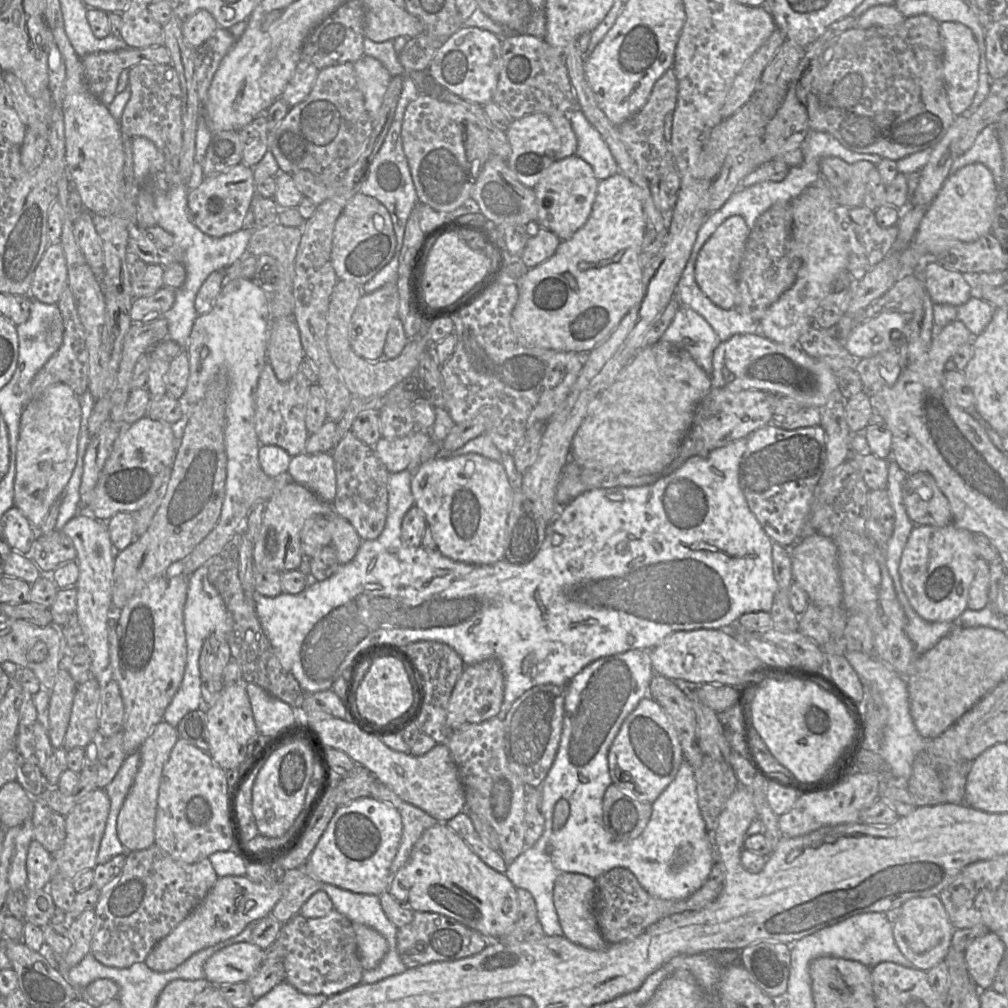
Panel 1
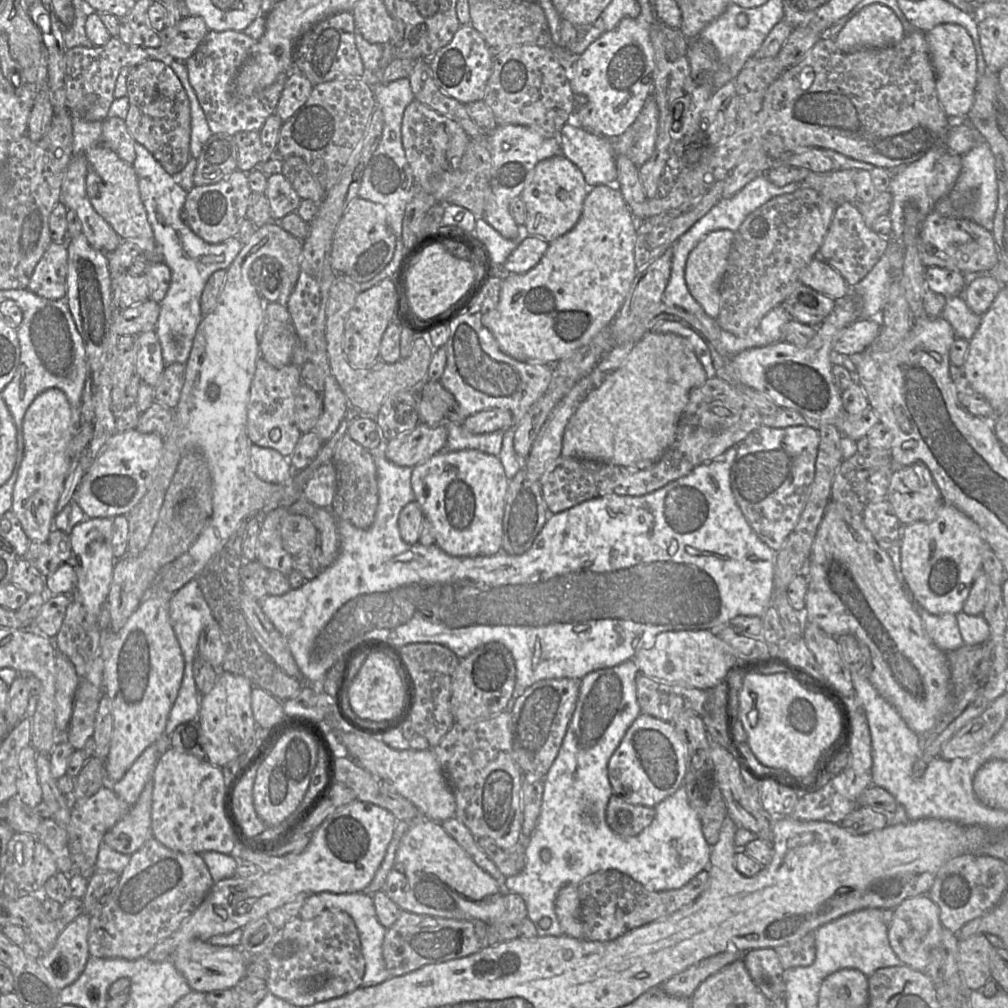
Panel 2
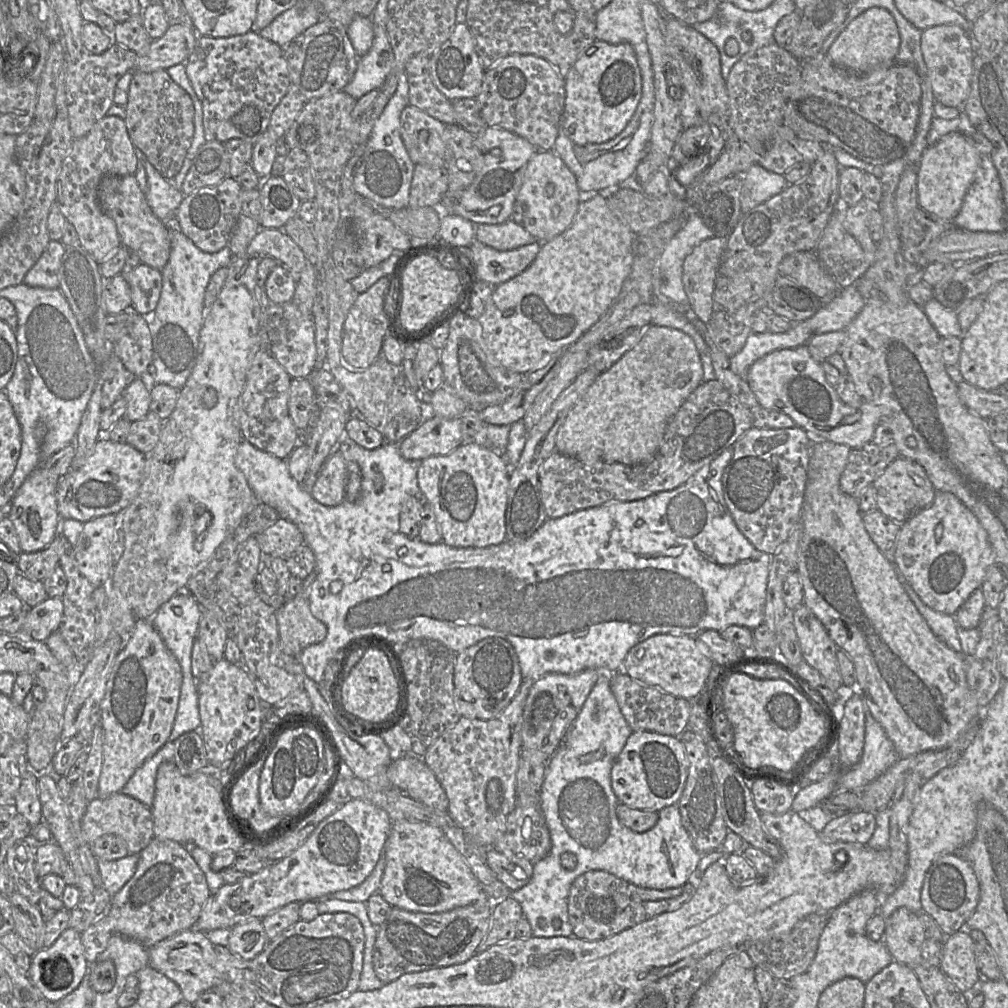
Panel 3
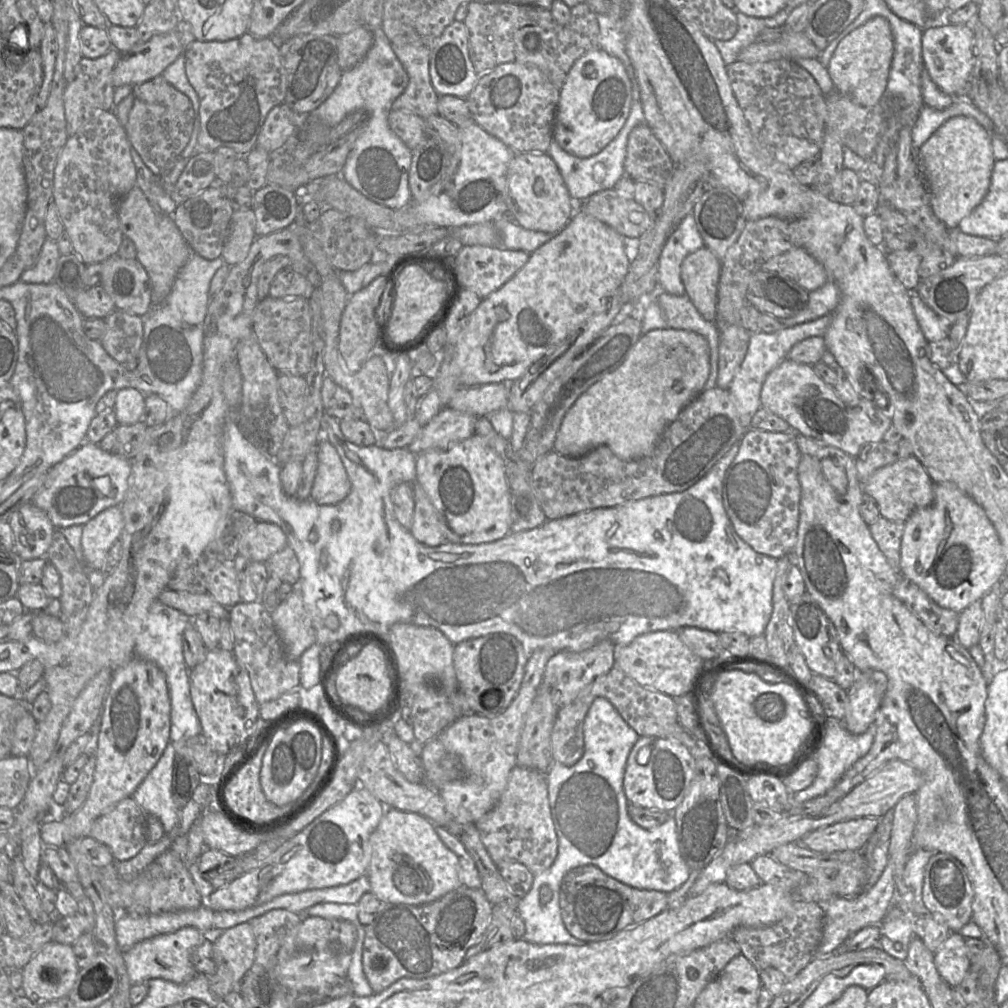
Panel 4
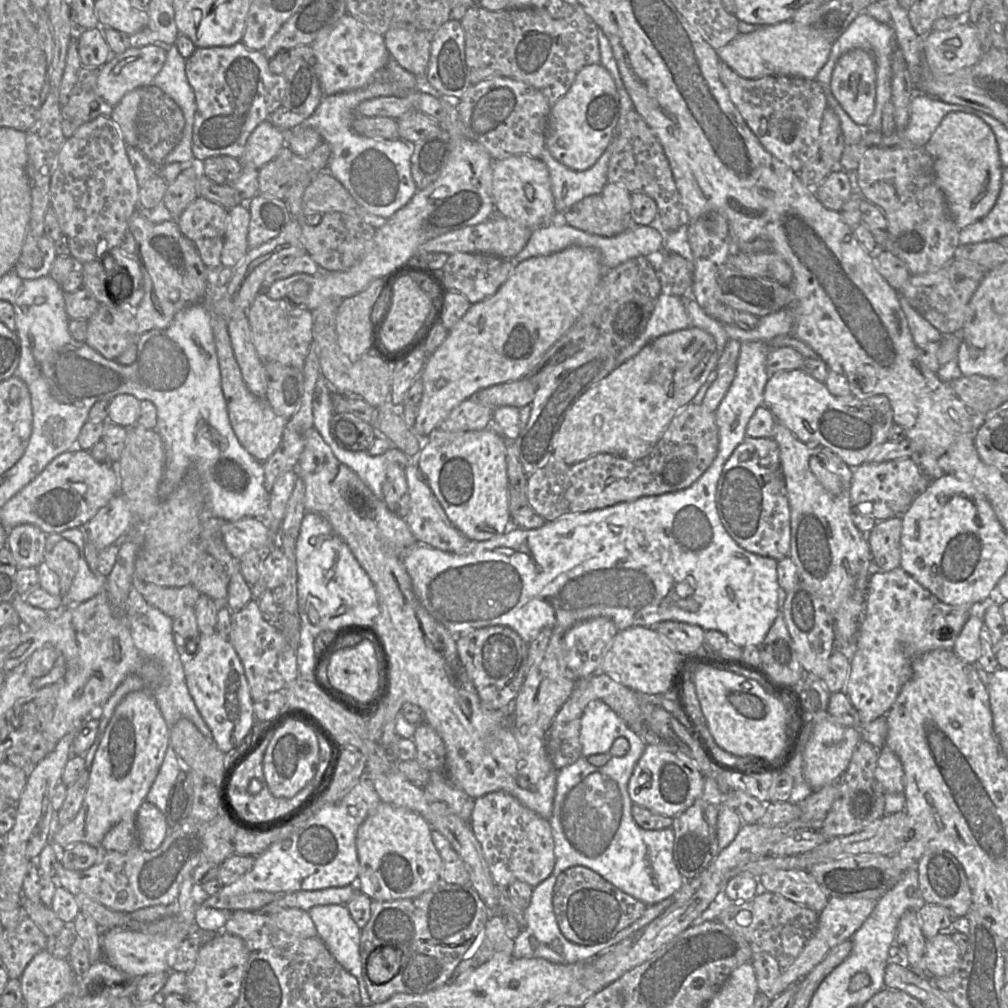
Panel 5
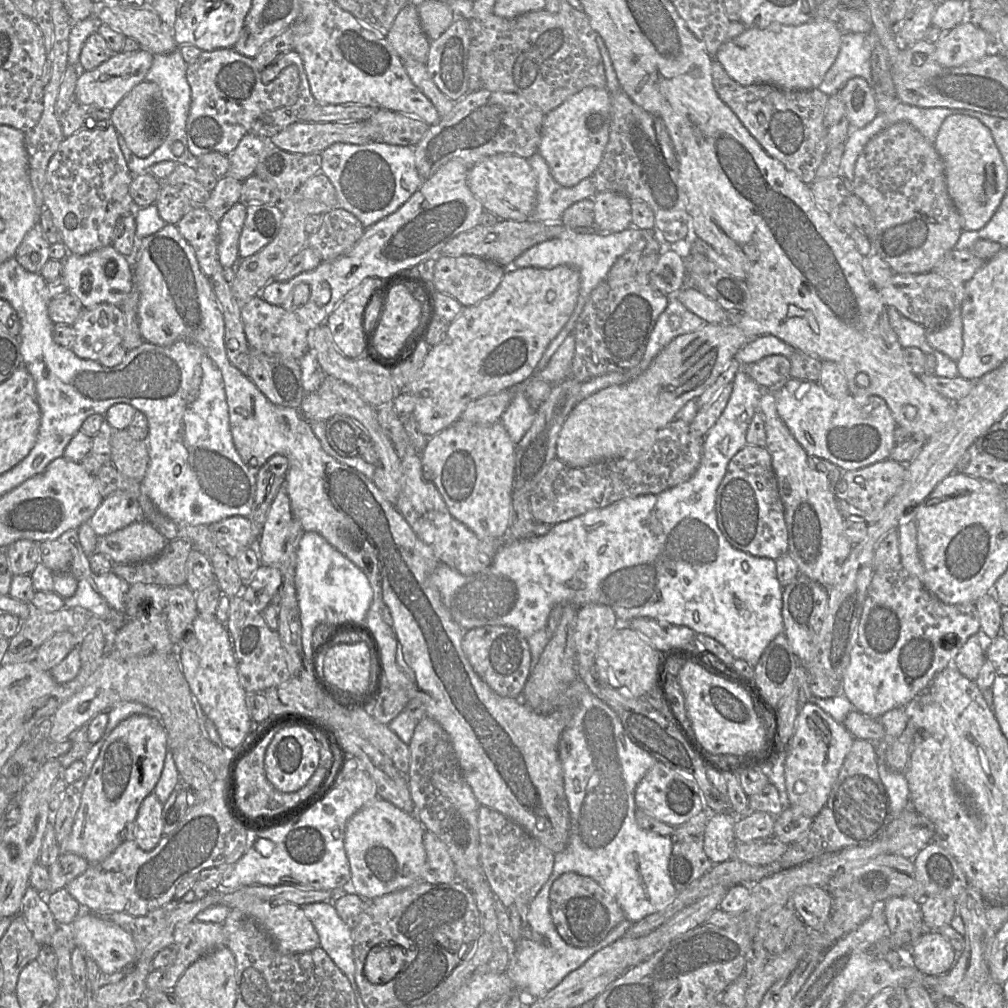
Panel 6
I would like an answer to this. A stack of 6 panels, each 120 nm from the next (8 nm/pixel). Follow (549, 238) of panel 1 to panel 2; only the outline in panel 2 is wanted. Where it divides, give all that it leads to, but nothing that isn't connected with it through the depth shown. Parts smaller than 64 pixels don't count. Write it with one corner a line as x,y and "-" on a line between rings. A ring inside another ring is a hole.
522,233
521,243
504,263
506,273
526,273
535,267
546,252
549,243
536,236

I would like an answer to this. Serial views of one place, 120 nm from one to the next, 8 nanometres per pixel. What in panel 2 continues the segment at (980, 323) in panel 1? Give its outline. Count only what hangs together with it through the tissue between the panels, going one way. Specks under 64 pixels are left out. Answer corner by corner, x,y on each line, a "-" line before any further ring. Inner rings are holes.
962,296
945,298
946,304
941,317
952,326
956,338
969,341
977,331
982,316
973,313

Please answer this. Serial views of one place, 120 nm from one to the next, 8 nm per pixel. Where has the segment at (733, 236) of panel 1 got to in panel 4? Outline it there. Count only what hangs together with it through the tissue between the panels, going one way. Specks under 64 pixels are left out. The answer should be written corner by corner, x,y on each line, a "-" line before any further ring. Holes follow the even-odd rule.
705,246
687,255
681,264
681,280
701,316
714,322
721,261

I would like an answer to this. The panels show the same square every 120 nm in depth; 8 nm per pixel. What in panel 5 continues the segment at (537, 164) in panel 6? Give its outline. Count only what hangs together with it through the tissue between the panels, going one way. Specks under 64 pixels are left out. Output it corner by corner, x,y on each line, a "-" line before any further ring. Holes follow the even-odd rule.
619,133
612,139
597,162
583,171
572,170
552,157
545,147
540,159
546,164
551,180
551,191
557,213
565,214
575,203
583,198
600,194
608,183
608,164

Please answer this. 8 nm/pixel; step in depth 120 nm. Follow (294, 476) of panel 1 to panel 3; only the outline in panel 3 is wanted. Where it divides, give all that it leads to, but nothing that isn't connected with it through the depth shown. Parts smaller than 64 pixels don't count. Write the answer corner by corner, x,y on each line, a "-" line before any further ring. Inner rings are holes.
333,451
317,475
311,494
320,504
334,507
345,500
346,483
345,460
339,452

